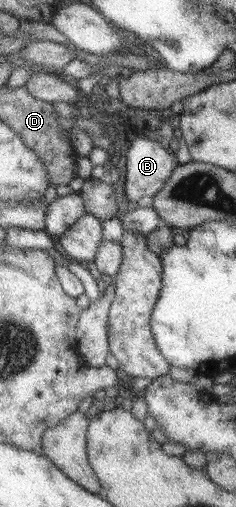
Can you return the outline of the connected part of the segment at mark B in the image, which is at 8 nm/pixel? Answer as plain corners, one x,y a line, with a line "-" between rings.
149,135
139,136
131,142
126,153
126,159
124,193
131,203
137,203
143,196
153,197
178,166
175,154
169,154
159,142
156,142

